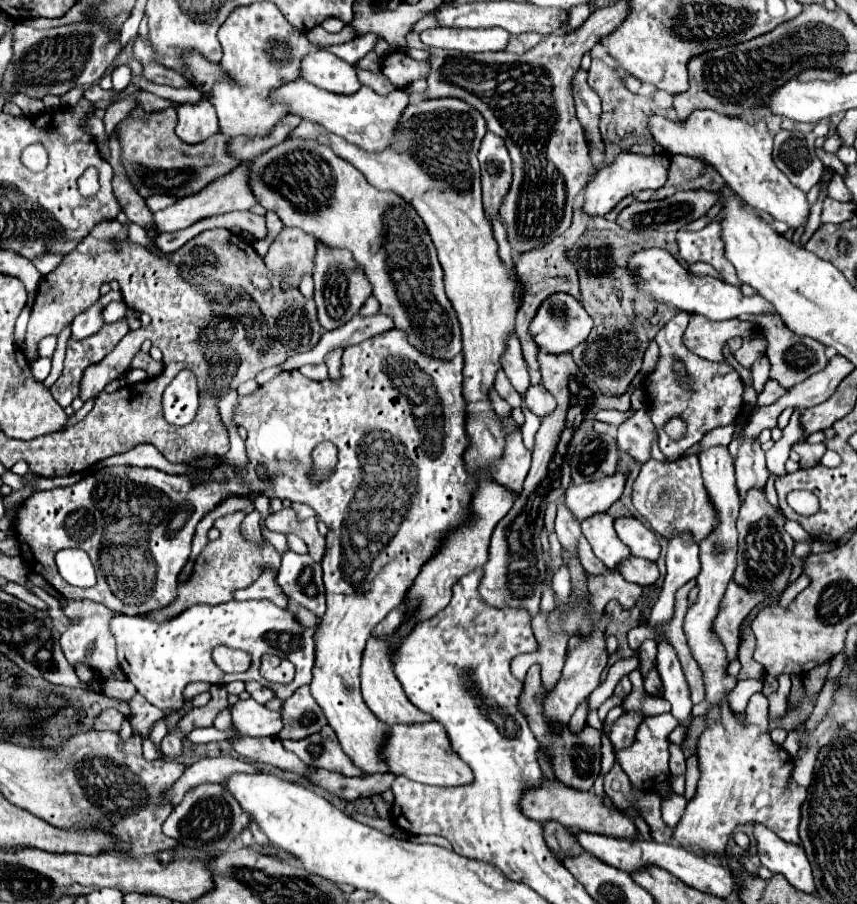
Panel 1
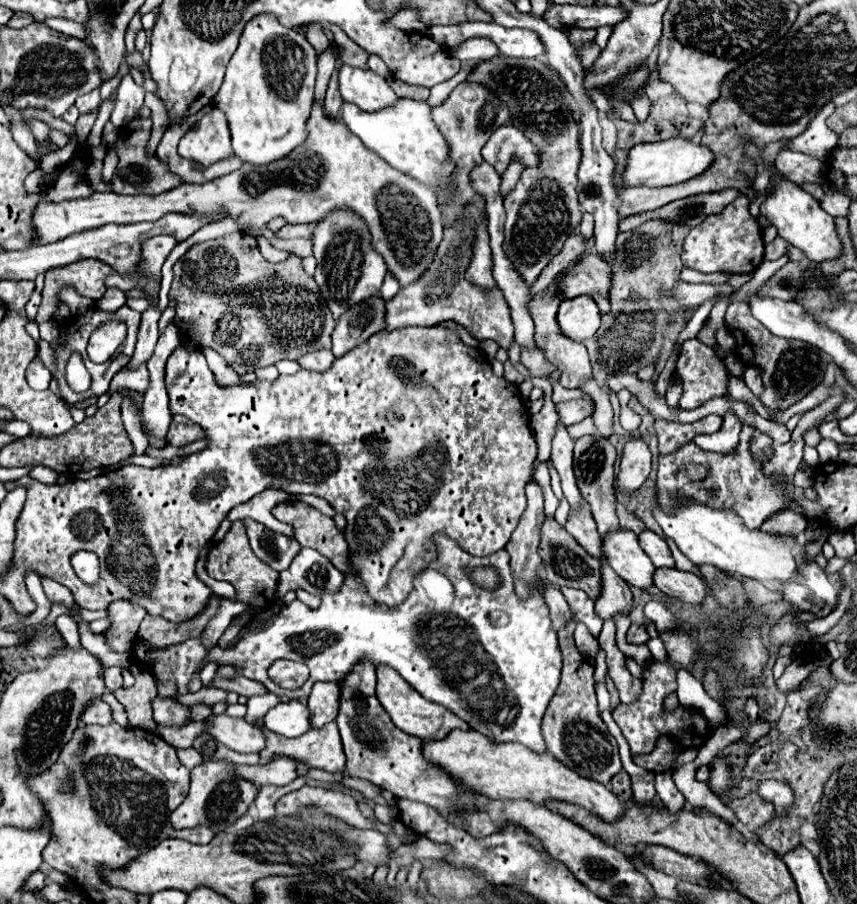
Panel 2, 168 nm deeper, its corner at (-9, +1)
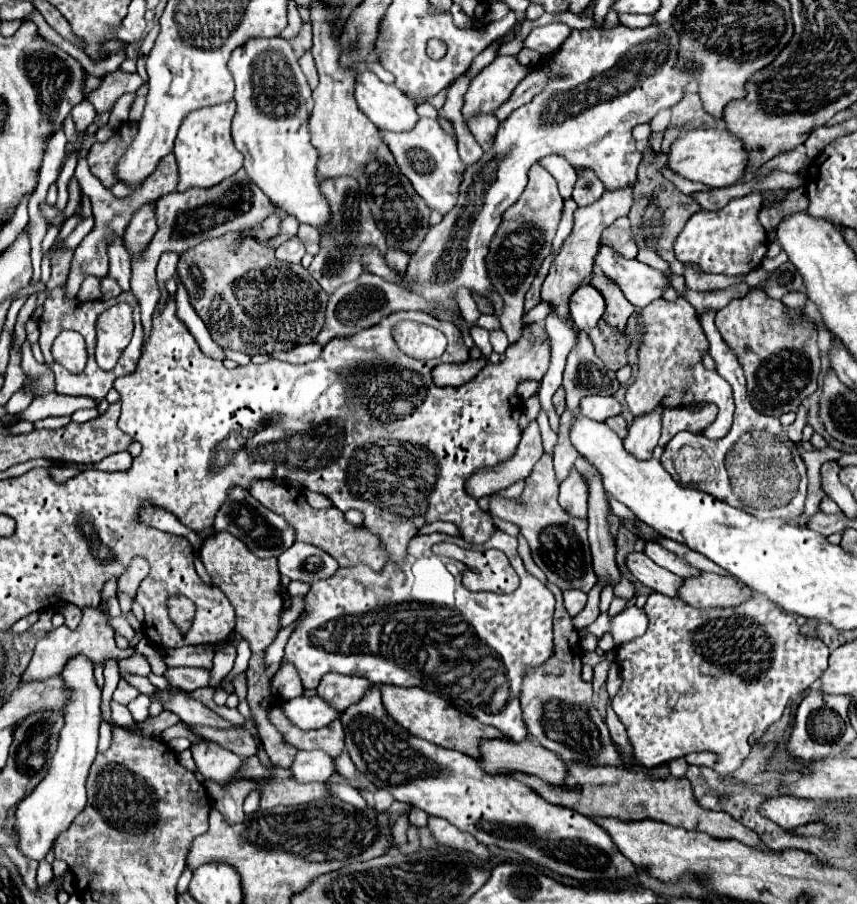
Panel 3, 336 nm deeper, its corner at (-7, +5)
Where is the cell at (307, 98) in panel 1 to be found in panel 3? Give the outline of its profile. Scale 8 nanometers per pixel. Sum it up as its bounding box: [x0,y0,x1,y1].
[379,118,465,214]

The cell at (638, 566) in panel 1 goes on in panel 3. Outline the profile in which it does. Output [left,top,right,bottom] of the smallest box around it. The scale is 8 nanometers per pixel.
[677,572,749,608]

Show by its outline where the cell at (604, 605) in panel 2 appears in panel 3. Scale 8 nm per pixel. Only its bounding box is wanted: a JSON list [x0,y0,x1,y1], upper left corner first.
[575,456,621,586]

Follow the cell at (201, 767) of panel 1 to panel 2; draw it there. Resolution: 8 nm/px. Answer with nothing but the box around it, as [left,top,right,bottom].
[235,758,301,786]

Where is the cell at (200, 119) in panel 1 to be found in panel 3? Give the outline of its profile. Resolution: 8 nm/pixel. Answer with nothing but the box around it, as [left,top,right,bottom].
[175,102,243,190]

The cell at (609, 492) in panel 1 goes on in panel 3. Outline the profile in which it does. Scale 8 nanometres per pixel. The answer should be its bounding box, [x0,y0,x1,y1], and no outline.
[623,408,663,460]

